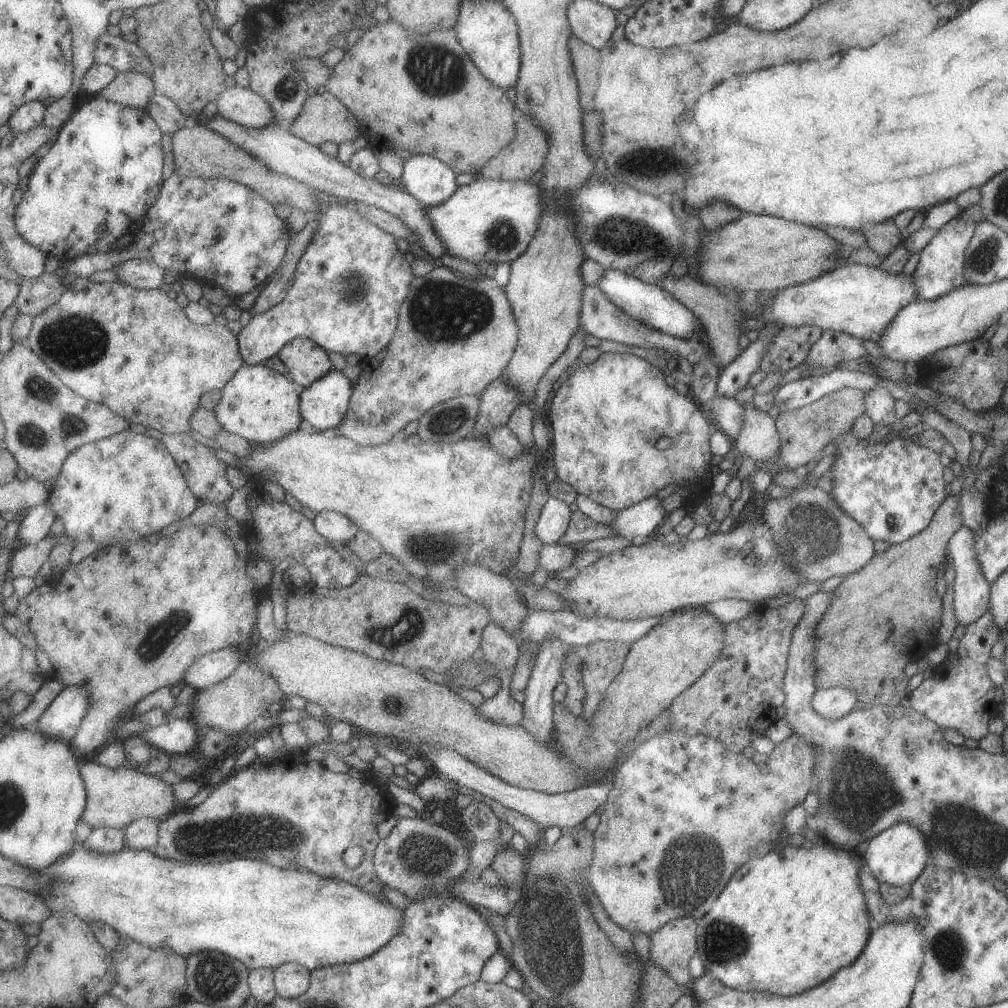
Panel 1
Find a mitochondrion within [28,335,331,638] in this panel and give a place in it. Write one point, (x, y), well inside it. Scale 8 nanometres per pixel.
(74, 424)

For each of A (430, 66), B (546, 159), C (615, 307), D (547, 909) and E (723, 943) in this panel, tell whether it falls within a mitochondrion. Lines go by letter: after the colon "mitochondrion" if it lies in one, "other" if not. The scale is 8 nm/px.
A: mitochondrion
B: other
C: other
D: mitochondrion
E: mitochondrion

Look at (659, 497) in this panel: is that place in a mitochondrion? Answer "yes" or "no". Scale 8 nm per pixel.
no

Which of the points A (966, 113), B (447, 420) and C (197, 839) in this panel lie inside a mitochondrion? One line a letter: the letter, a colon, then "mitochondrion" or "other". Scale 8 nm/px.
A: other
B: mitochondrion
C: mitochondrion

